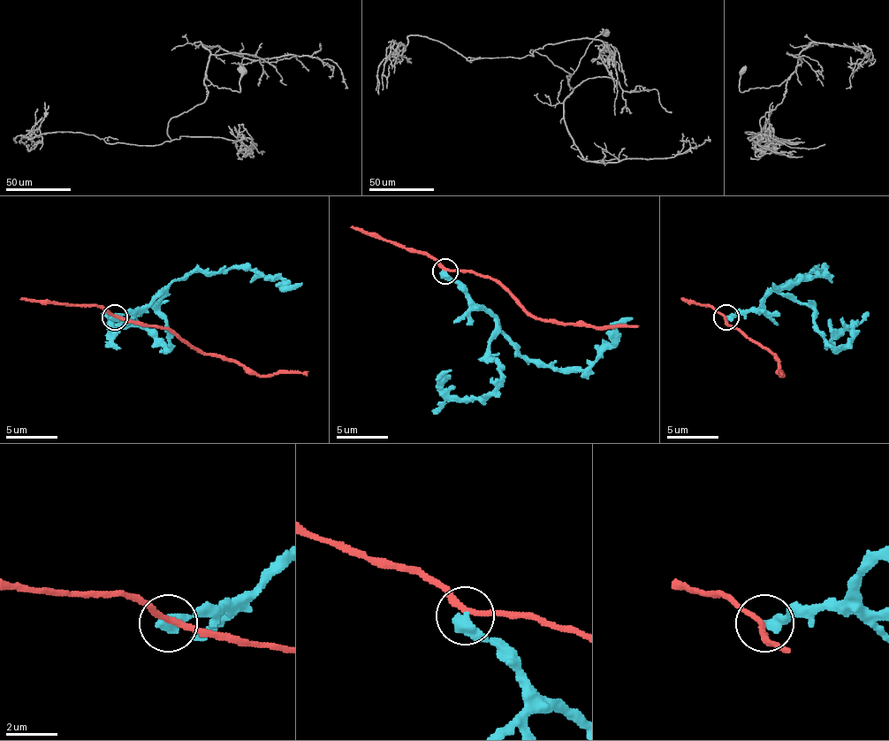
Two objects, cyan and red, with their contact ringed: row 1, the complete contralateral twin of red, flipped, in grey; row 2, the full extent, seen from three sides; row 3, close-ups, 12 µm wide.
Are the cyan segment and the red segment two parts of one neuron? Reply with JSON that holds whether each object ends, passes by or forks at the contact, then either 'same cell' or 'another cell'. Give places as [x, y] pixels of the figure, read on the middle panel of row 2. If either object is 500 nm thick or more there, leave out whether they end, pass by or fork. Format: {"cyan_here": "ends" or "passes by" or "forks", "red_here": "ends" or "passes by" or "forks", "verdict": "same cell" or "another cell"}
{"verdict": "another cell"}

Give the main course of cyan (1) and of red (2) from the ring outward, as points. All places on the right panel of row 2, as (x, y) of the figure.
1: (725, 317), (772, 292), (793, 294), (829, 344), (839, 346), (852, 325), (824, 348)
2: (725, 317), (731, 325), (777, 359), (777, 370), (782, 375), (779, 375)

